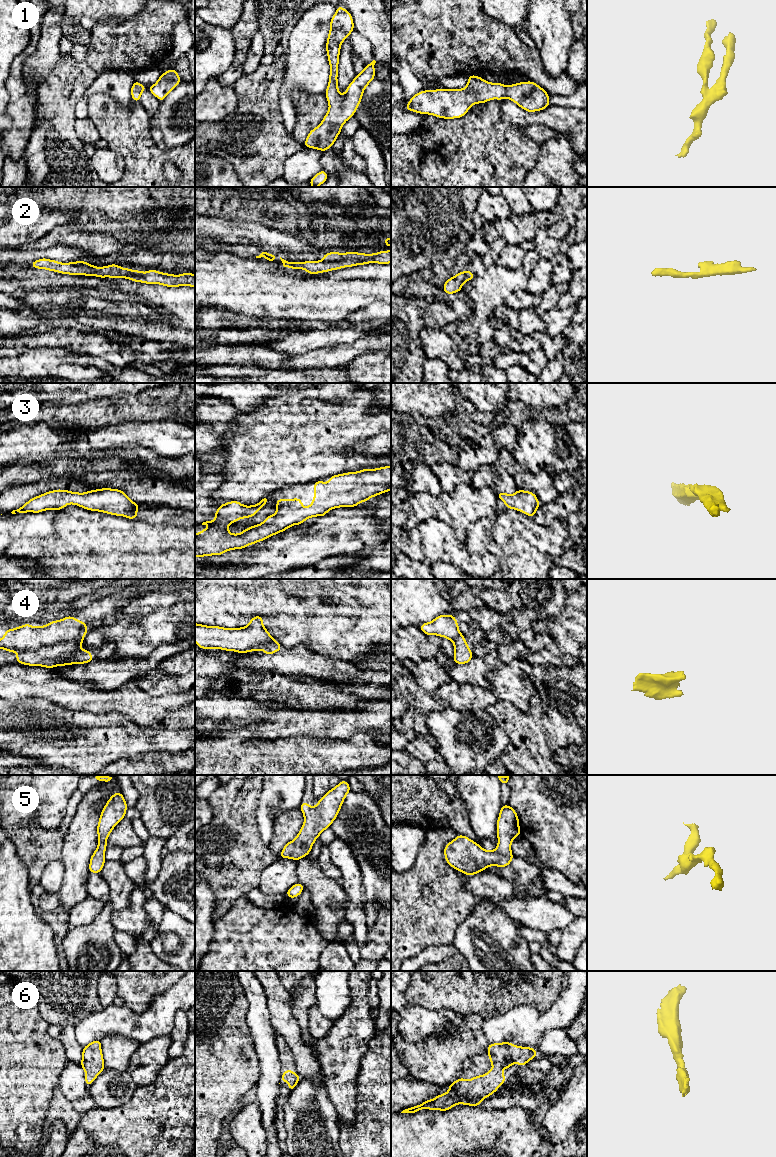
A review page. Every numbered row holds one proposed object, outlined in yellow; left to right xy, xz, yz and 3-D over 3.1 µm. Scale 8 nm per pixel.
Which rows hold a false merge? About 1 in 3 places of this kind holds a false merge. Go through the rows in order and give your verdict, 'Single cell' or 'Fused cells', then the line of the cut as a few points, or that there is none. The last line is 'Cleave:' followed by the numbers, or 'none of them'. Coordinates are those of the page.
1: Single cell. No split
2: Single cell. No split
3: Single cell. No split
4: Fused cells. Split along xy (83, 636), (45, 644), (35, 650), (20, 653)
5: Single cell. No split
6: Single cell. No split
Cleave: 4

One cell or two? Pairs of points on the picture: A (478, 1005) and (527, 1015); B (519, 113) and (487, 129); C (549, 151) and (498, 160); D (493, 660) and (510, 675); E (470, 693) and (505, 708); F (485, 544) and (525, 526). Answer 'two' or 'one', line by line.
A: two
B: two
C: two
D: two
E: two
F: one

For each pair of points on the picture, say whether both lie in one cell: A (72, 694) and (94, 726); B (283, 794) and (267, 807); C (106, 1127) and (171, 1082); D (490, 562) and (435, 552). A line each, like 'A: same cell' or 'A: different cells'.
A: different cells
B: same cell
C: same cell
D: same cell

